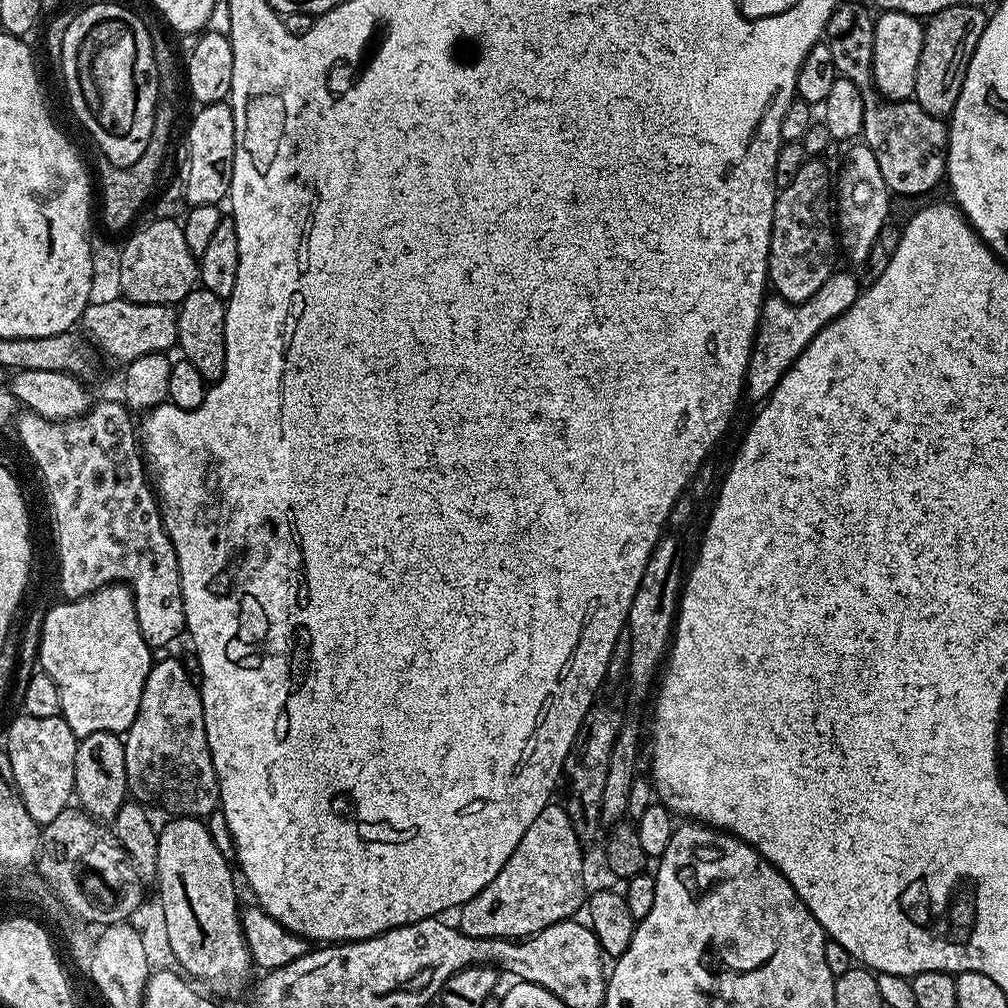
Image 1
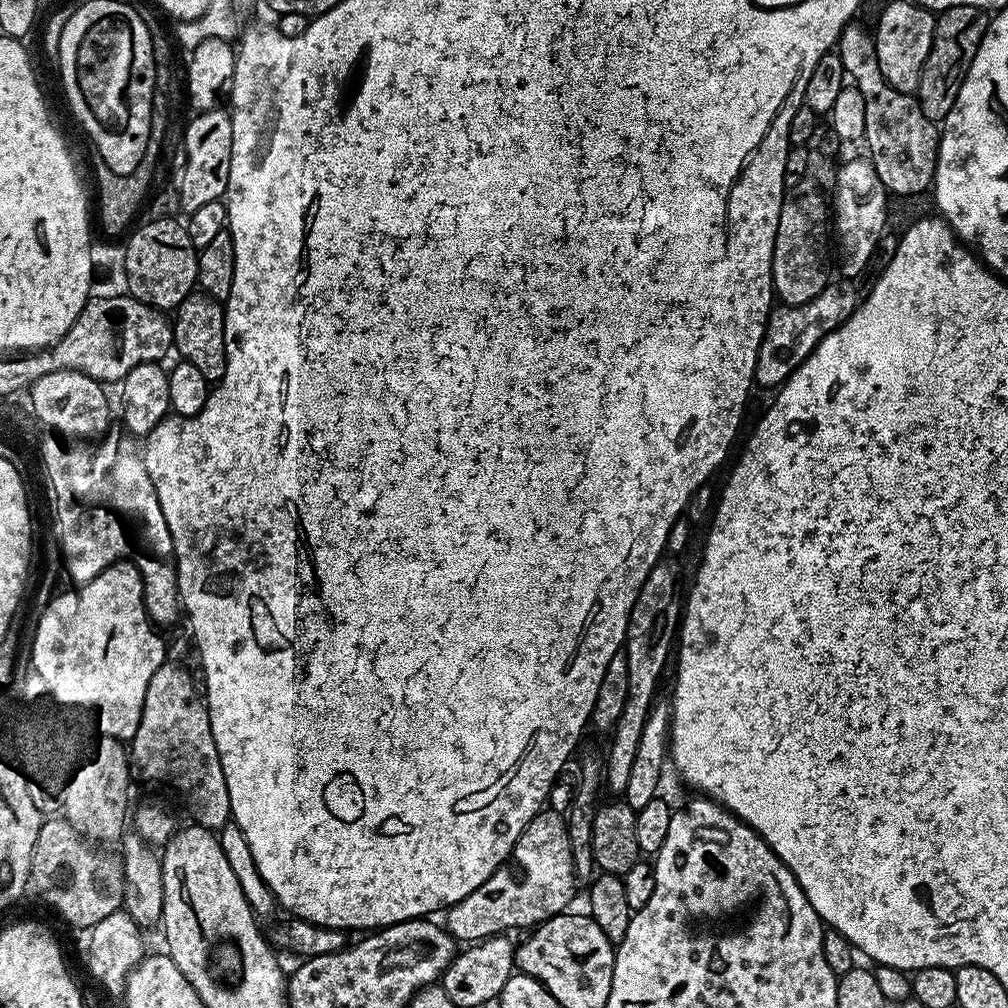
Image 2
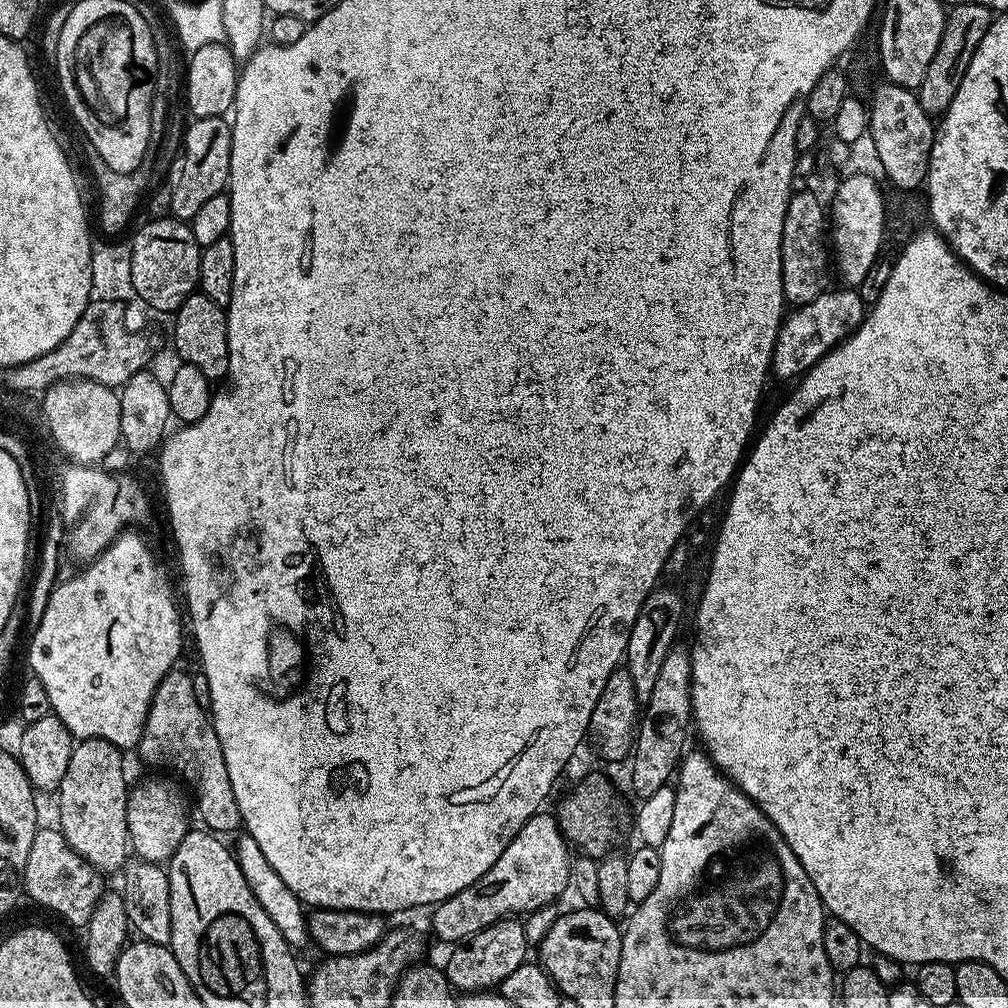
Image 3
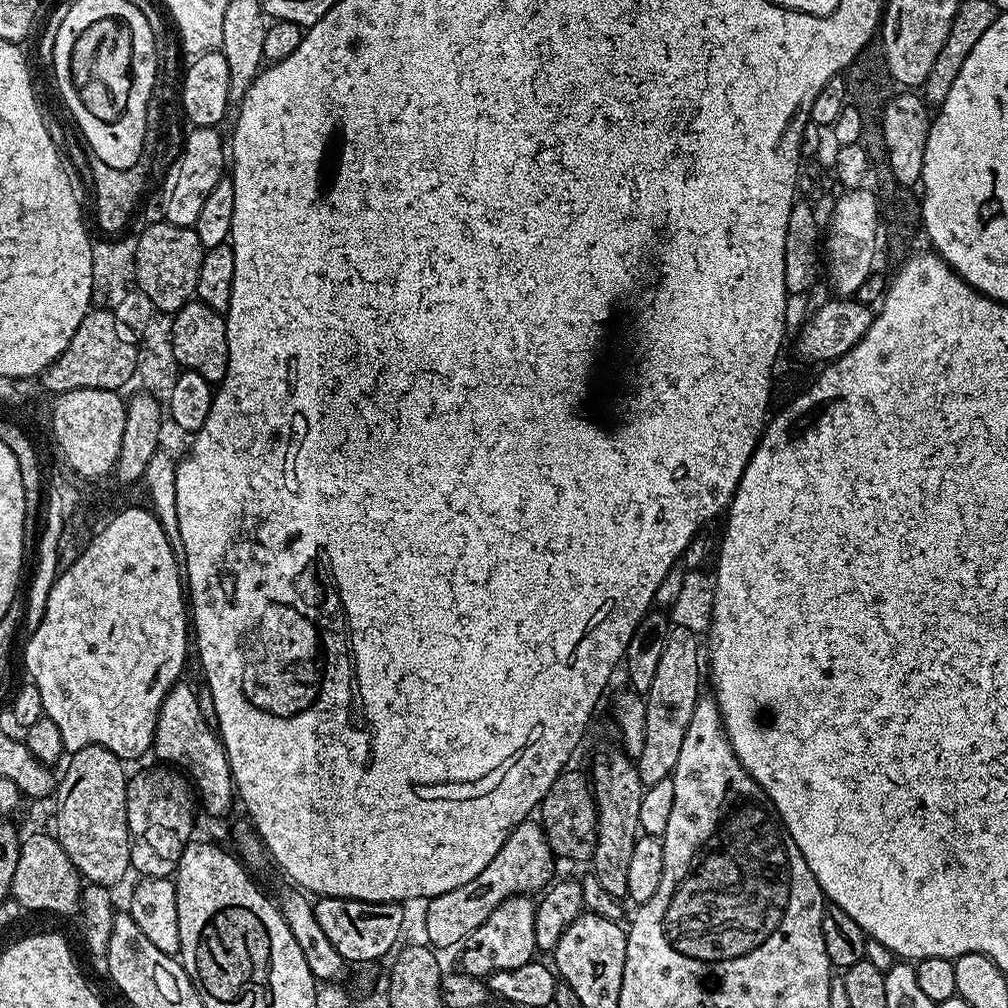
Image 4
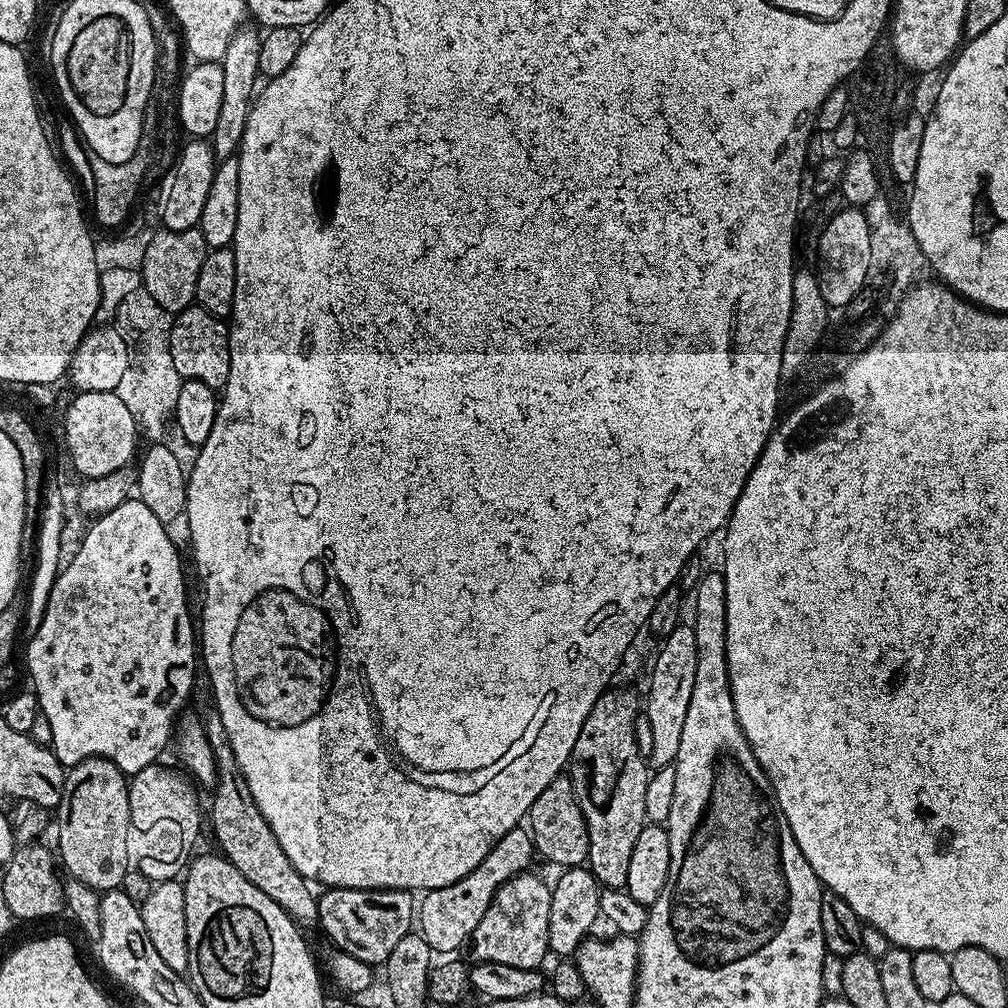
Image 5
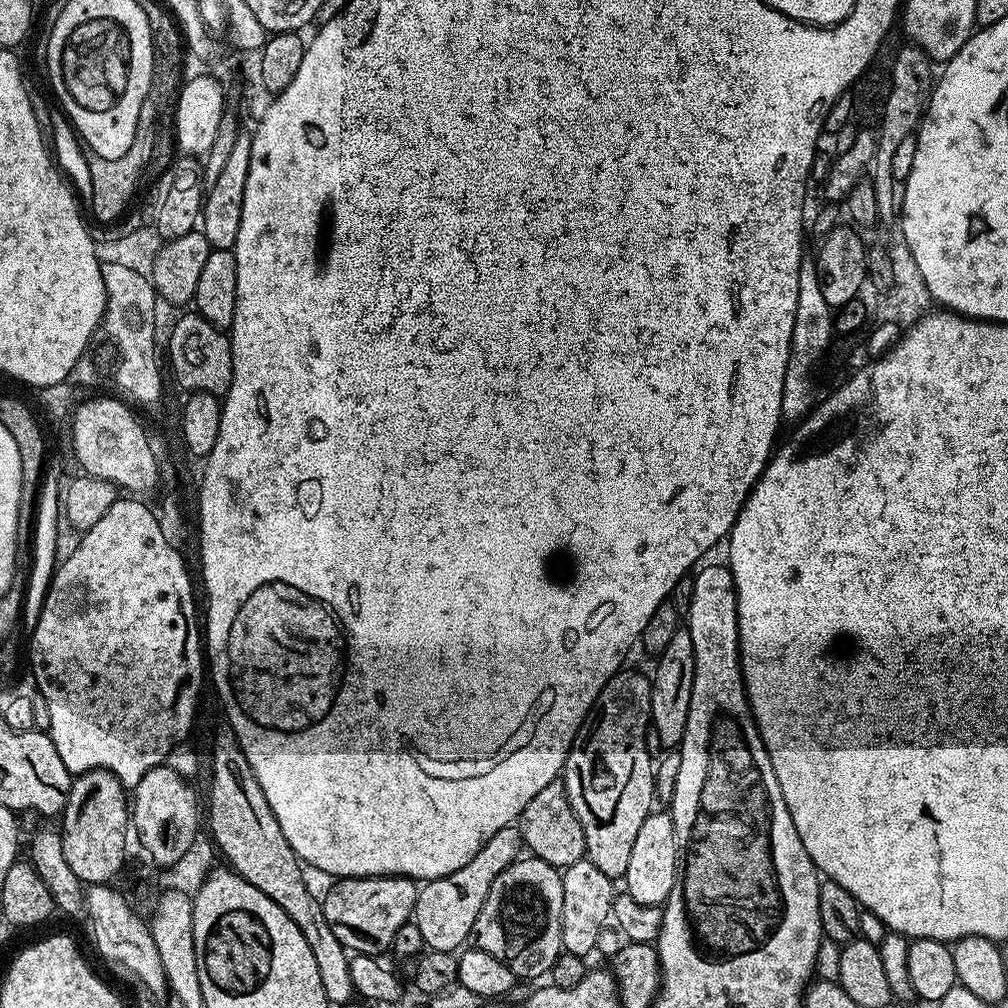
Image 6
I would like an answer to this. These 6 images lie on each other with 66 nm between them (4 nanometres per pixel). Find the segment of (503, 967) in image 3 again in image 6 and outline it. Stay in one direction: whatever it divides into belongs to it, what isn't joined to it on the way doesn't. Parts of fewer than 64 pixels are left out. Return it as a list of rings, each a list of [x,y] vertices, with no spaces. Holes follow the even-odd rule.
[[[518,858],[494,882],[490,882],[490,894],[486,894],[486,902],[482,902],[482,910],[478,910],[478,918],[472,927],[471,943],[481,948],[486,954],[498,958],[498,962],[510,966],[517,976],[532,980],[535,976],[547,977],[551,968],[562,953],[560,940],[560,923],[562,922],[563,878],[554,866],[535,858]]]

